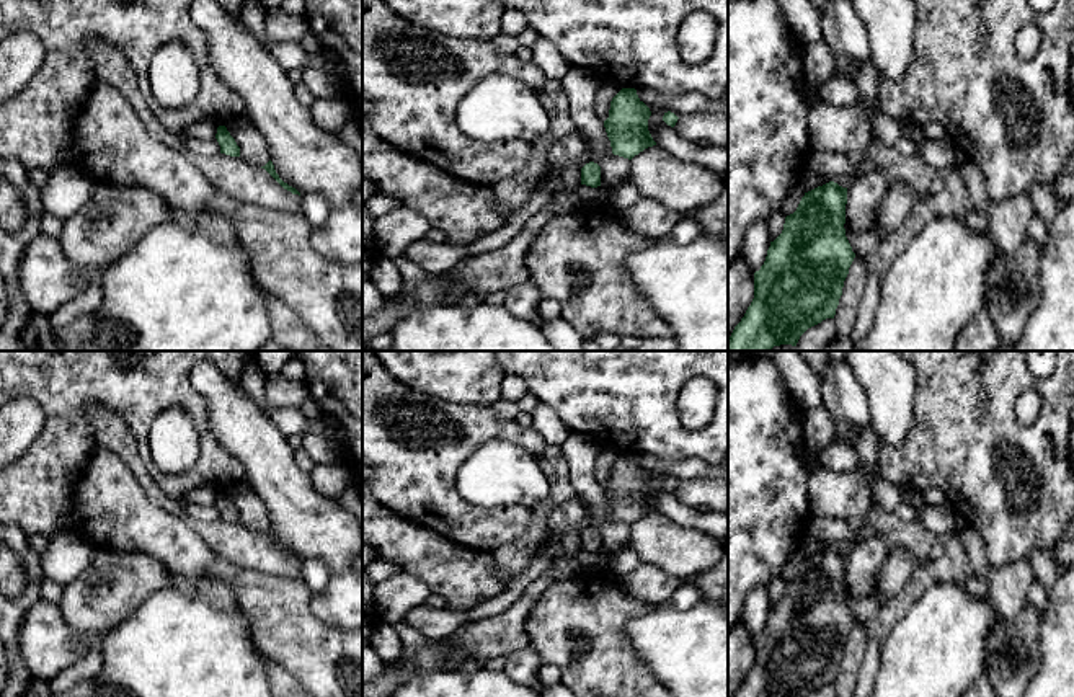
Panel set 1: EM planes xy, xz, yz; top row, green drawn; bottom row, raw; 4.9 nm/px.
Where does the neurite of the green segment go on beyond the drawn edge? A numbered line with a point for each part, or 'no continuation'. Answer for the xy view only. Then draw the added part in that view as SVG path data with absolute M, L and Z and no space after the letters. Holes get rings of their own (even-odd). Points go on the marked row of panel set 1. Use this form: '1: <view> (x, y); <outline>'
no continuation

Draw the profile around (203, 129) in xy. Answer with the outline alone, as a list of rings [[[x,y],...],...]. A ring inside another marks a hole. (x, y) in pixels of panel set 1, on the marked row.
[[[196,121],[191,122],[184,131],[183,131],[183,137],[189,137],[189,139],[199,139],[199,140],[212,140],[215,139],[217,134],[217,124],[212,121]]]

